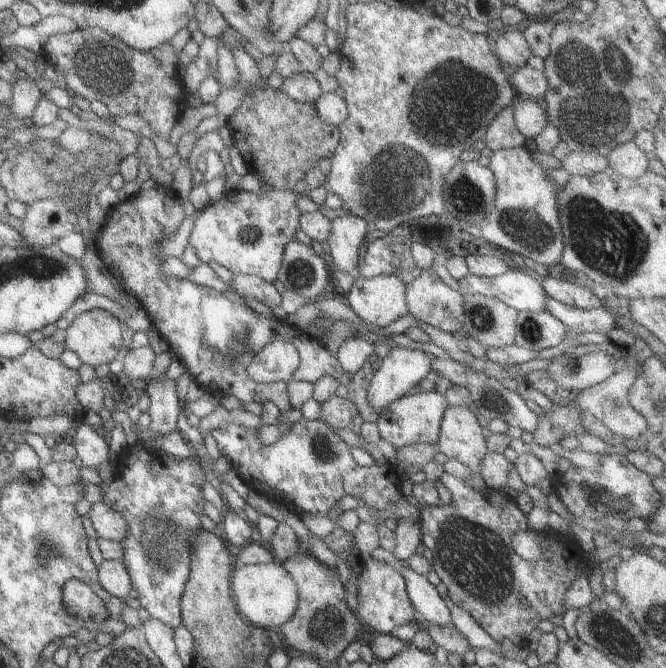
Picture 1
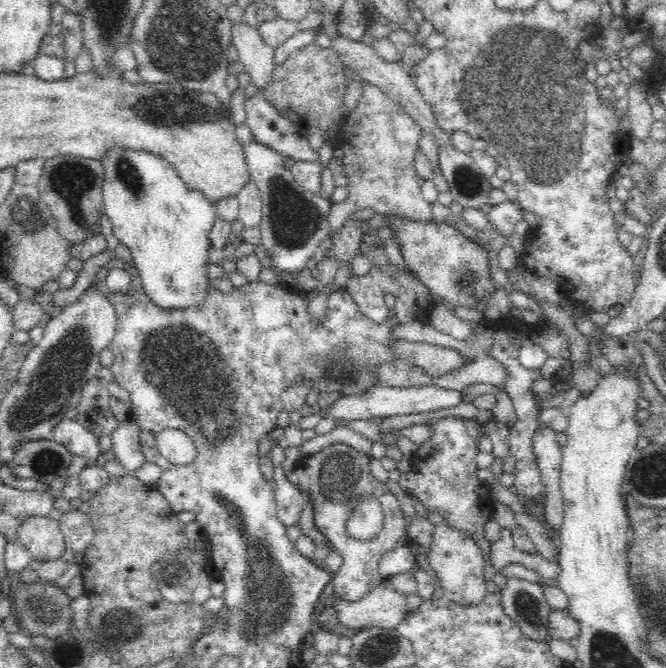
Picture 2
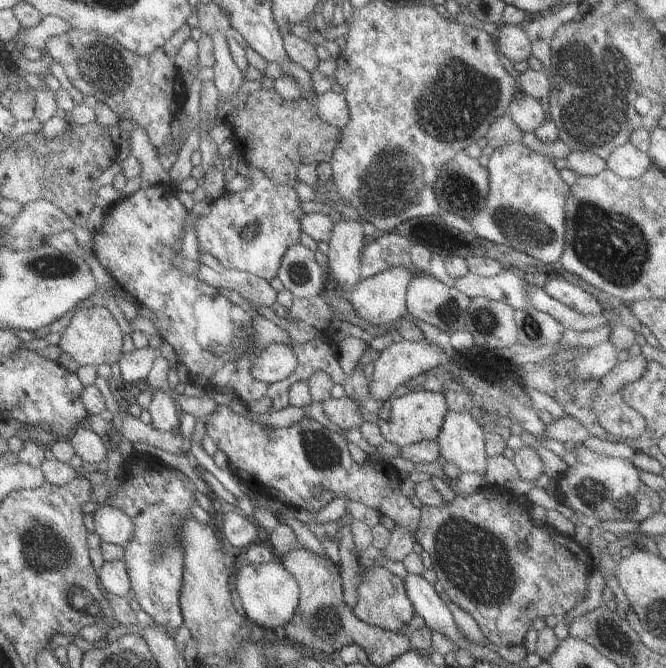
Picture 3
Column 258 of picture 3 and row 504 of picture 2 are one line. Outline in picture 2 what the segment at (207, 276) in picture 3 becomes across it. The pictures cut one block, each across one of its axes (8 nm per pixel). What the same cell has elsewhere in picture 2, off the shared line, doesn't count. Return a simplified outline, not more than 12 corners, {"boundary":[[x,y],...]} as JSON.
{"boundary":[[282,467],[272,480],[279,519],[296,526],[306,496],[286,479]]}

